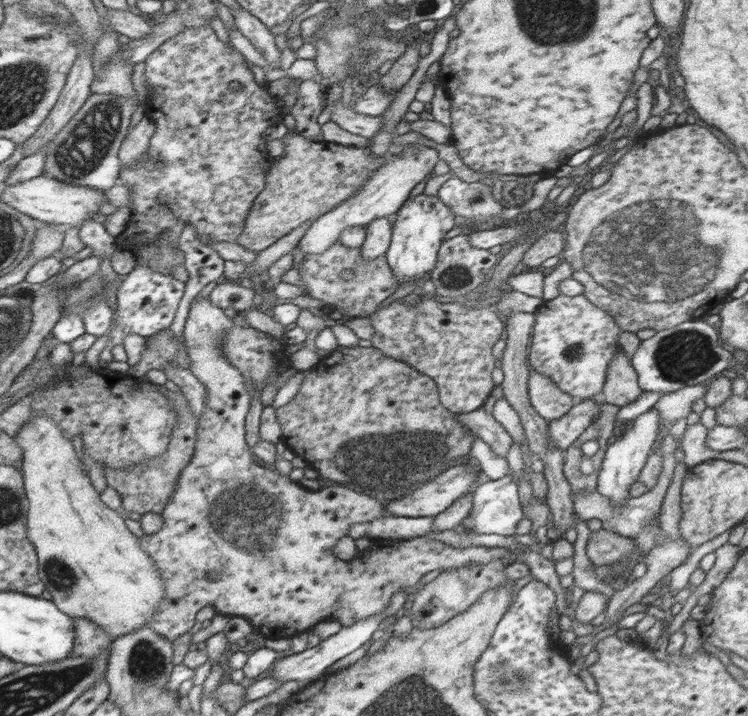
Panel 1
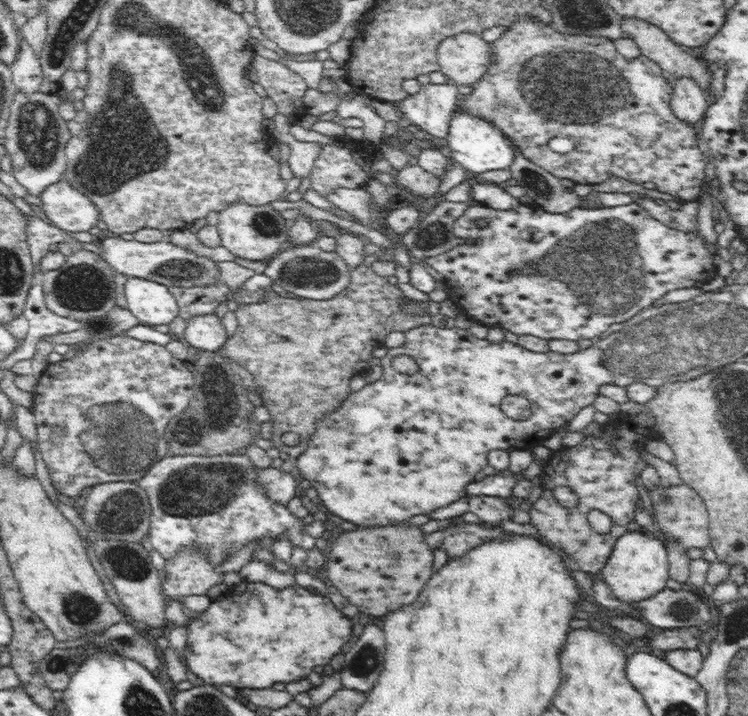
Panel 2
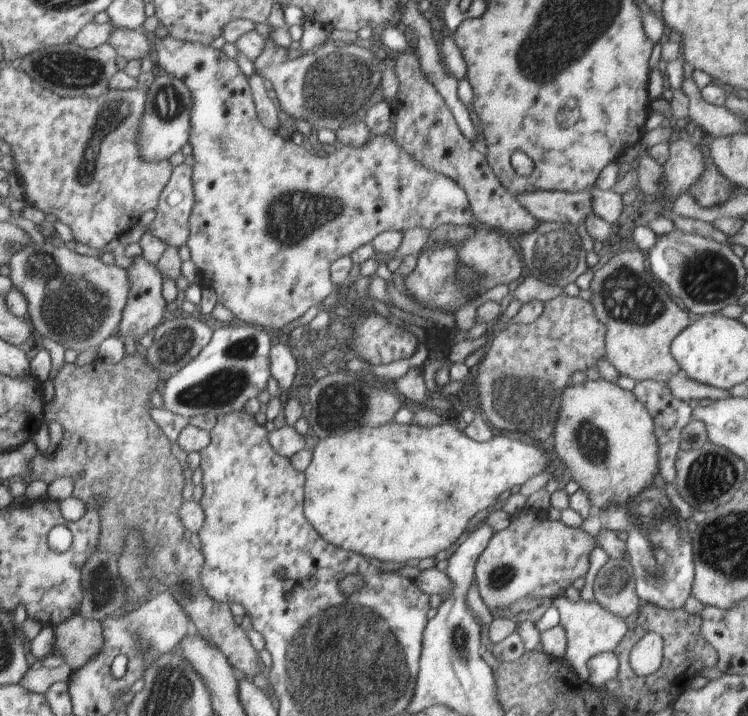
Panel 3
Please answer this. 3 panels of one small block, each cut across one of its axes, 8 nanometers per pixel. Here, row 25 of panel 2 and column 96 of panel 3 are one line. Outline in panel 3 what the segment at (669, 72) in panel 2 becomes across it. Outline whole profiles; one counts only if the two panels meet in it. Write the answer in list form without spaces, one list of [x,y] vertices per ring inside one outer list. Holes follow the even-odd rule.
[[[76,612],[53,627],[55,653],[64,658],[72,672],[84,668],[103,650],[104,636],[100,621]]]

